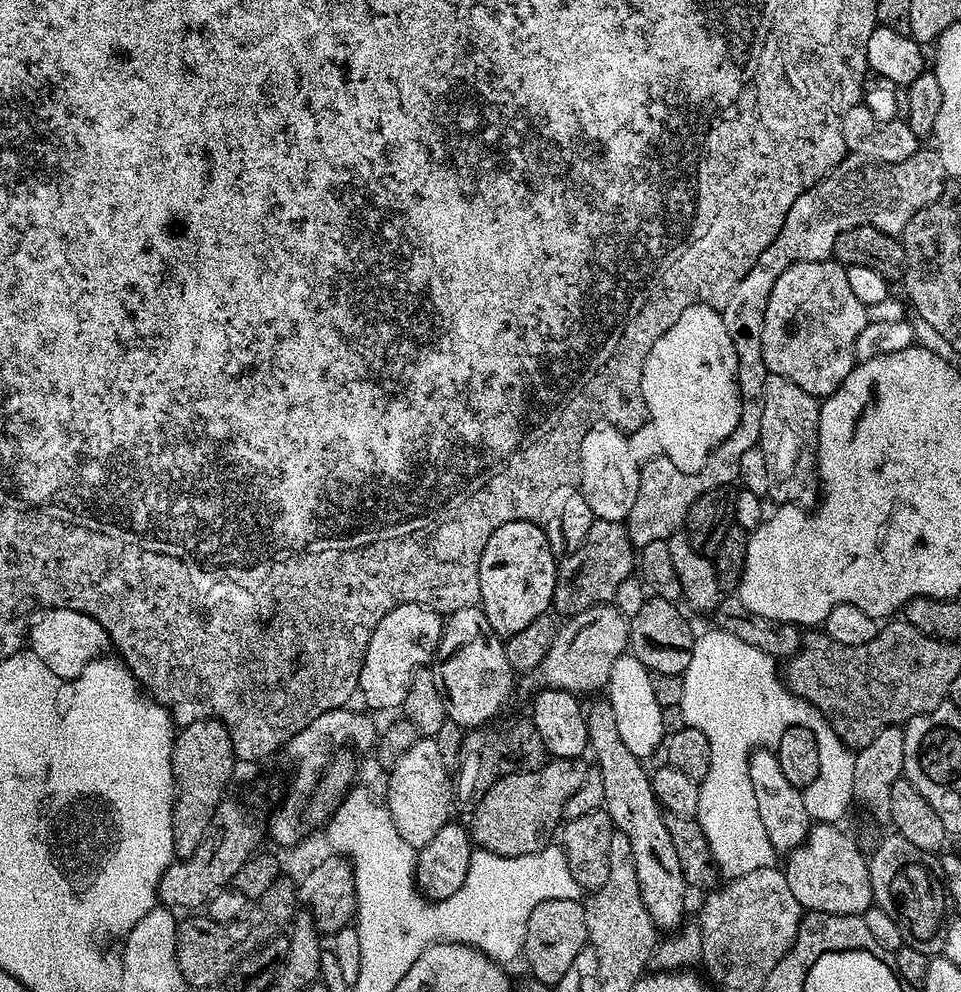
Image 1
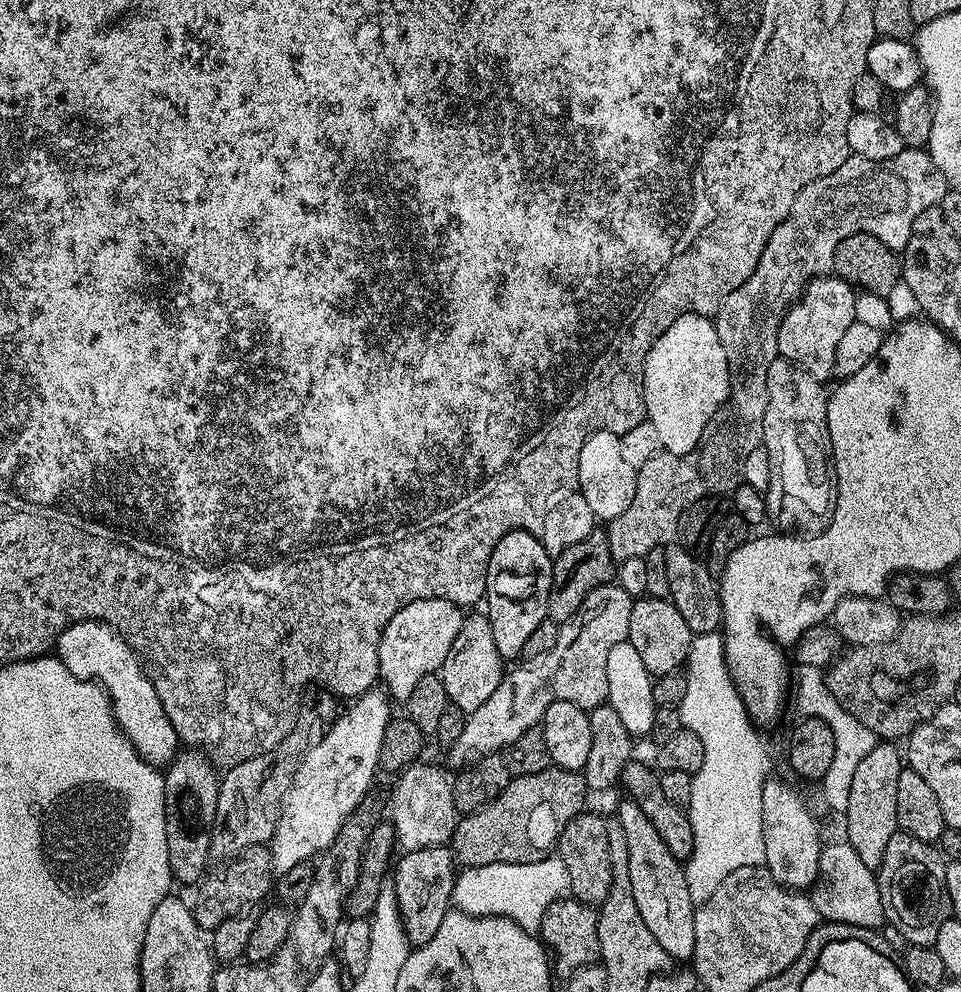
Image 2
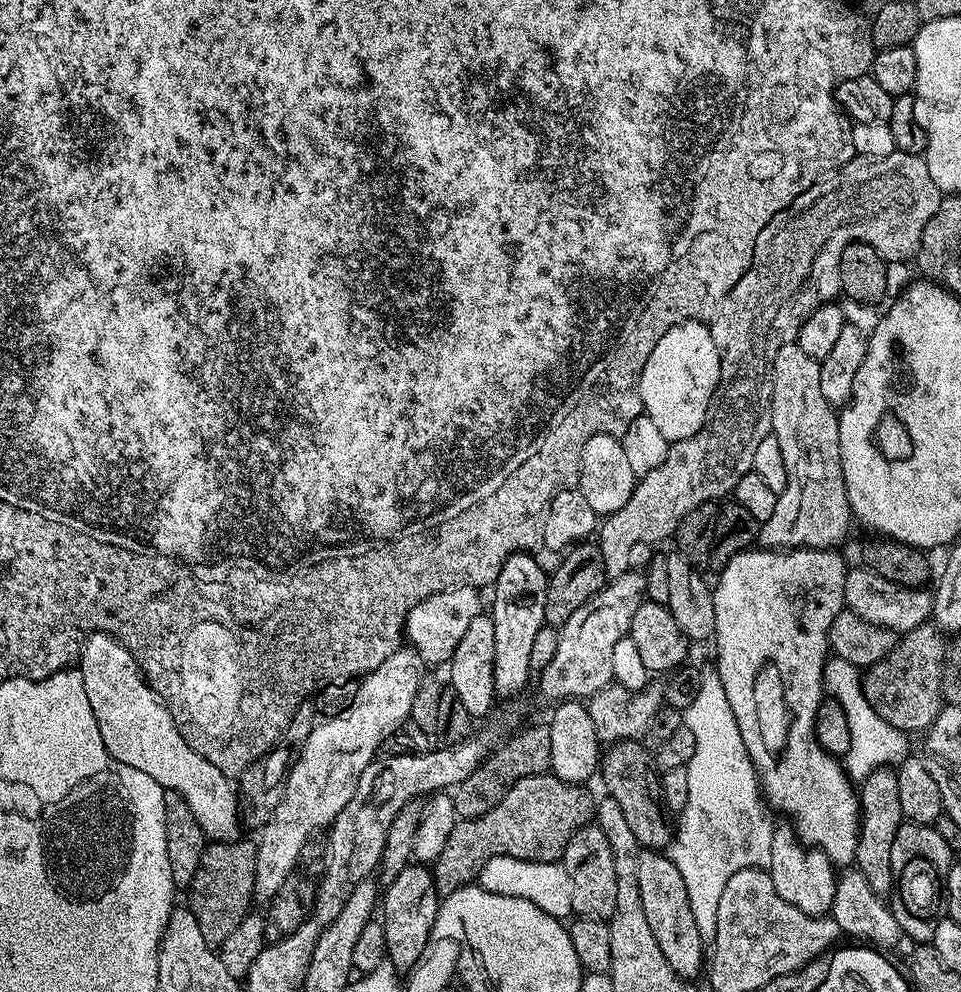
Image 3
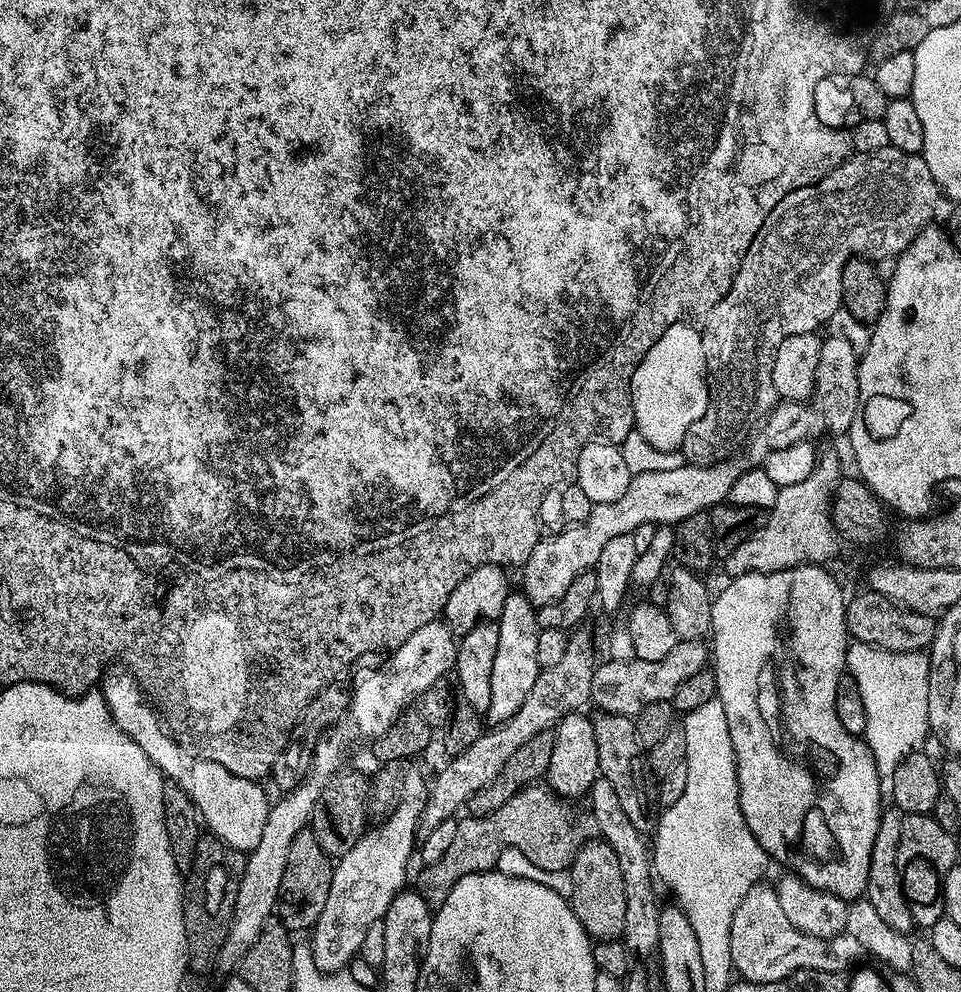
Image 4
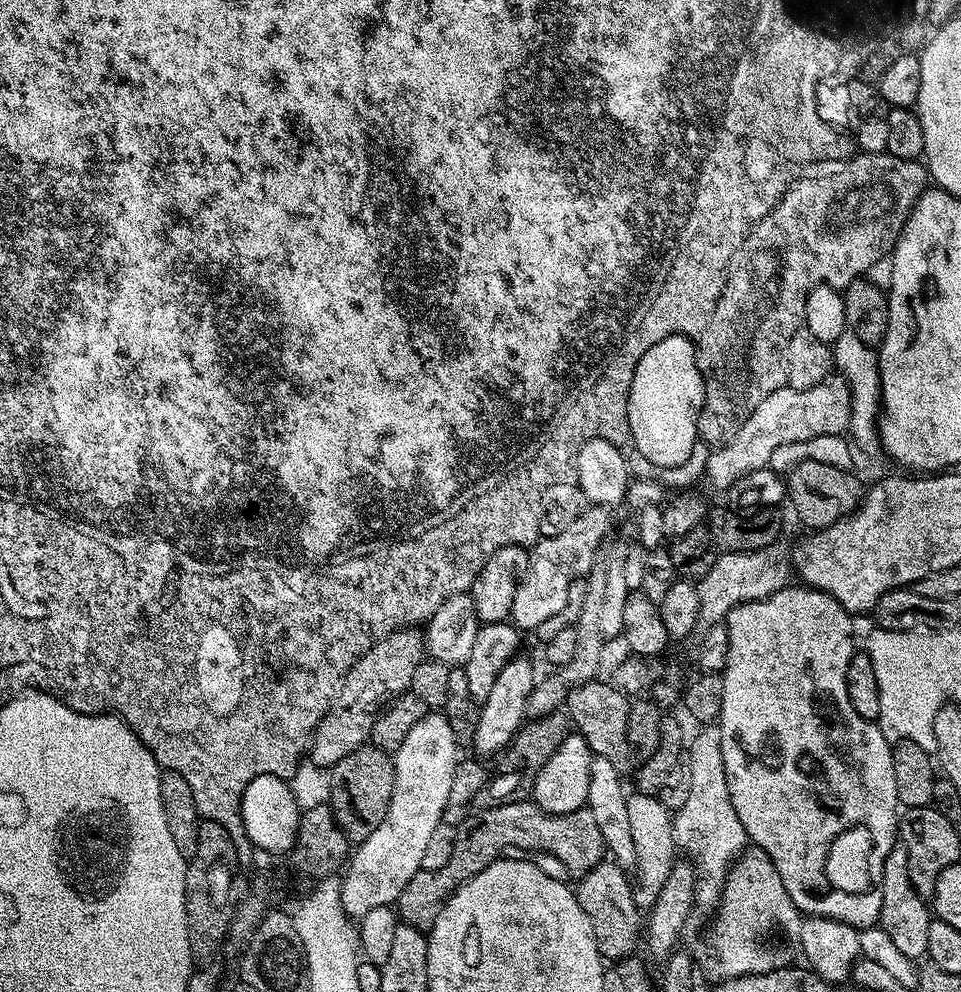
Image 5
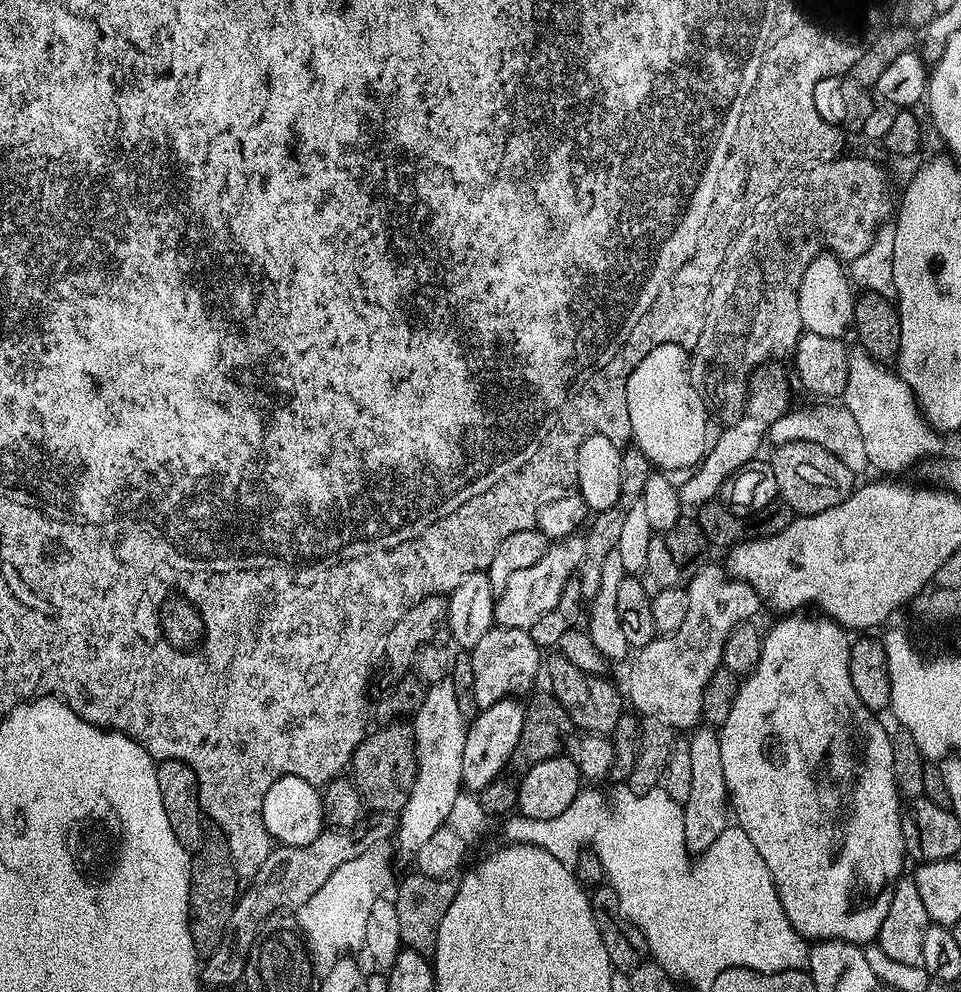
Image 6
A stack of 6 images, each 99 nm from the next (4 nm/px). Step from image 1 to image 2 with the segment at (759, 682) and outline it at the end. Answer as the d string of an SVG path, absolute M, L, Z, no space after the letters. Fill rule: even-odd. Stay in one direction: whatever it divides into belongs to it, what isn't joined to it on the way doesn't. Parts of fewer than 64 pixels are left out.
M719 631L707 632L701 636L693 635L690 654L686 665L686 695L678 706L683 727L688 728L698 738L702 738L702 766L692 773L692 789L690 790L690 802L686 809L690 818L690 830L694 830L694 850L692 856L684 864L686 874L686 886L690 886L690 898L697 904L705 904L738 870L742 863L740 857L740 812L747 808L755 809L762 798L762 786L769 779L768 752L764 749L764 740L759 736L757 725L748 714L744 706L744 699L740 697L740 691L732 681L732 675L728 673L728 663L724 660L724 638ZM801 664L795 669L794 704L795 700L801 717L816 716L827 724L832 724L833 721L836 723L832 733L838 754L834 758L834 762L830 762L830 770L826 770L822 787L824 787L825 802L836 811L836 814L843 814L846 810L846 802L850 798L850 782L854 778L854 770L858 766L858 762L862 762L862 758L866 758L866 754L870 754L870 750L878 743L878 737L866 726L853 722L852 716L847 710L837 711L834 707L837 701L828 688L827 679L822 678L821 673L814 666ZM835 711L838 713L837 716ZM835 716L837 721L834 719Z

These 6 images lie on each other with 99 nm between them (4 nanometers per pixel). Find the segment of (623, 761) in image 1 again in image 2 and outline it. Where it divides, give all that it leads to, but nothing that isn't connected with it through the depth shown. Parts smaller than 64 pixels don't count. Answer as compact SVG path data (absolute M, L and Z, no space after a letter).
M624 798L614 812L626 834L626 854L630 862L630 890L634 890L634 902L642 922L654 934L658 946L676 962L691 961L694 954L694 918L697 904L690 898L690 886L686 886L684 864L670 854L666 842L654 830L650 818L638 810L634 801Z

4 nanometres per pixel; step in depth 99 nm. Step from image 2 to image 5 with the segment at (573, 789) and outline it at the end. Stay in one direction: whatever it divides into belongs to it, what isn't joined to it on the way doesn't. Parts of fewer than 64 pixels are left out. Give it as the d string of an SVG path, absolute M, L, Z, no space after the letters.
M531 799L496 802L493 808L485 812L476 812L464 821L456 824L454 850L446 866L439 870L421 868L406 882L398 901L398 916L403 923L414 926L422 933L432 931L434 922L438 922L438 914L446 906L446 902L474 874L486 870L495 860L501 859L508 847L529 848L532 852L547 854L558 858L564 864L565 873L579 878L585 876L594 866L605 859L606 849L602 834L587 806L574 810L570 814L550 814L542 810Z

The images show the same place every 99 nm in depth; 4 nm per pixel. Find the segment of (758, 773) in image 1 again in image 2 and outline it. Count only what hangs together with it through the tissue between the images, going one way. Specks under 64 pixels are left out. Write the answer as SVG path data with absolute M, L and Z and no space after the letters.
M769 778L762 786L762 798L758 805L760 812L760 840L764 843L763 867L770 870L770 874L784 888L793 890L808 890L816 883L818 874L818 862L820 861L820 828L816 825L816 820L812 817L812 812L808 809L808 804L787 784L784 780Z

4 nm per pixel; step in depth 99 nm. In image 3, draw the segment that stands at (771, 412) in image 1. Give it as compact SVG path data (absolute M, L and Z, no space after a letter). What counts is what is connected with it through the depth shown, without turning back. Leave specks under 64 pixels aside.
M799 343L784 344L772 363L772 431L781 447L788 475L785 489L776 497L774 514L760 526L758 544L764 550L823 548L836 550L853 523L846 494L838 442L840 417L824 393L821 361L810 358Z

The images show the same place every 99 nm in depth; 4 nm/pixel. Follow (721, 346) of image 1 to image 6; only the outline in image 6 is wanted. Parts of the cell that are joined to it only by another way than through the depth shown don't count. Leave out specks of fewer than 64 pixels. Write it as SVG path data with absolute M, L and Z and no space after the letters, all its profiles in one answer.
M663 344L652 348L650 354L638 362L626 386L626 406L630 410L635 447L652 466L665 473L680 468L694 469L704 459L704 444L710 432L706 400L701 389L692 385L687 354L689 356L682 344Z

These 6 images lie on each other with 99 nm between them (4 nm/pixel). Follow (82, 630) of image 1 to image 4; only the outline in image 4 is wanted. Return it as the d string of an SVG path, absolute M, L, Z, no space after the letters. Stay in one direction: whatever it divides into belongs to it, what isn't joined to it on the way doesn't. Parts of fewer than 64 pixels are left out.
M119 671L113 676L105 675L102 680L104 701L112 720L144 751L146 758L150 758L150 762L154 762L154 766L159 768L171 783L179 786L192 799L203 827L207 831L209 828L212 831L209 833L215 839L230 846L235 852L252 852L262 838L270 807L270 799L268 800L264 793L263 783L230 774L226 766L213 760L188 760L187 754L176 745L177 737L166 731L159 711L144 695L136 677L127 671Z

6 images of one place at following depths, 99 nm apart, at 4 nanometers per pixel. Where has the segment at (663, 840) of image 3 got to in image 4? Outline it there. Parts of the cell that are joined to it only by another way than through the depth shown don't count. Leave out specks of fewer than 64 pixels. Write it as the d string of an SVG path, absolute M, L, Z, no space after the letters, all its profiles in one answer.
M600 712L592 720L594 726L594 742L598 742L598 766L600 776L610 787L618 793L618 799L626 818L634 822L636 829L648 834L653 831L653 817L648 817L652 812L652 800L648 797L648 776L649 769L640 761L639 752L642 752L642 745L636 735L636 721L631 716L619 716L609 712Z

